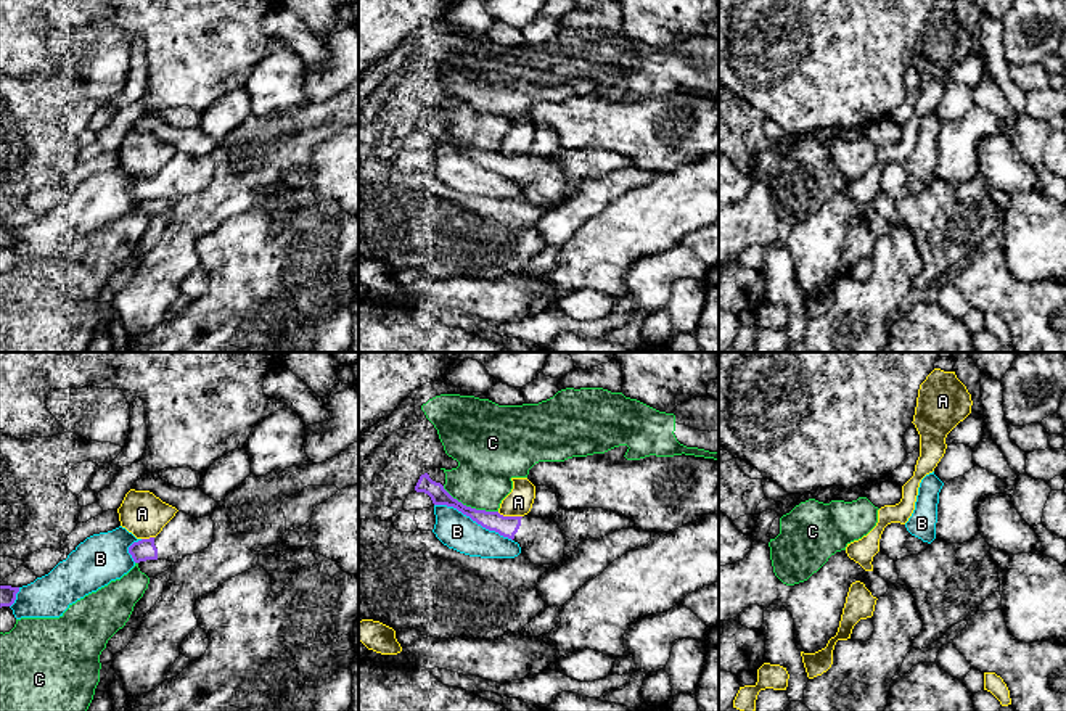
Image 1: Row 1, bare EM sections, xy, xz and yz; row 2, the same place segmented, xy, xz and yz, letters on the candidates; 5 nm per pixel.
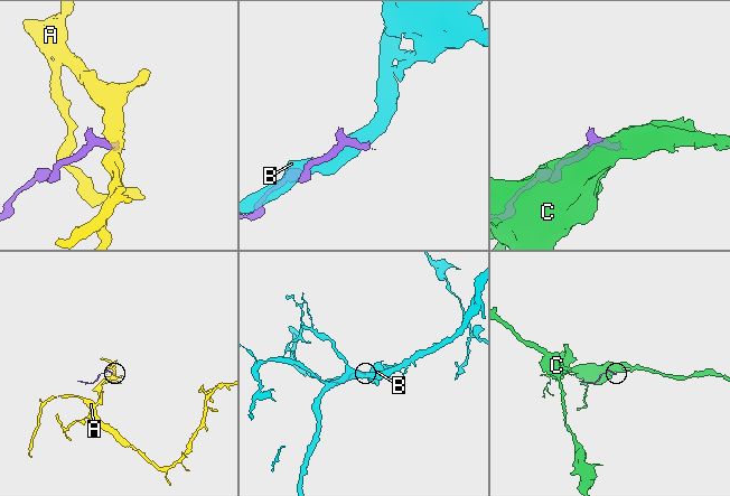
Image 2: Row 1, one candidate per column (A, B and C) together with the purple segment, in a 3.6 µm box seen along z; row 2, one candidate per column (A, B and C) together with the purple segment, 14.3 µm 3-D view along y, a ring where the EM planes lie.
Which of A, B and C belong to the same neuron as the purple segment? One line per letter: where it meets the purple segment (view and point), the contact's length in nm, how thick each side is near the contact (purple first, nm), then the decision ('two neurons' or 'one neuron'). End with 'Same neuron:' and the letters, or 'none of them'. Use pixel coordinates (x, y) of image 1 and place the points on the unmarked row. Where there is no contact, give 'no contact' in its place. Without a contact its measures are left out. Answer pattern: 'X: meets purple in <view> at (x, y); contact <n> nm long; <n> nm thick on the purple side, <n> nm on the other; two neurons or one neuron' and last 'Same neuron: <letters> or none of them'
A: meets purple in xz at (510, 156); contact 130 nm long; 110 nm thick on the purple side, 140 nm on the other; two neurons
B: meets purple in xz at (473, 160); contact 440 nm long; 110 nm thick on the purple side, 180 nm on the other; two neurons
C: meets purple in xz at (470, 147); contact 300 nm long; 110 nm thick on the purple side, 300 nm on the other; two neurons
Same neuron: none of them

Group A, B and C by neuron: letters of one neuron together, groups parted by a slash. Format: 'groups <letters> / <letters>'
groups A / B / C

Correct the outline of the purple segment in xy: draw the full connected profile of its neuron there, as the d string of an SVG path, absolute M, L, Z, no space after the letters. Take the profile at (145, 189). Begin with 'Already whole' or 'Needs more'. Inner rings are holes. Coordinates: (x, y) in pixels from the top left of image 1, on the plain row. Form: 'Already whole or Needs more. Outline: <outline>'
Needs more. Outline: M177 151L156 177L133 182L129 193L135 203L146 199L177 203L187 195L207 188L212 179L214 161L211 156L195 158Z

